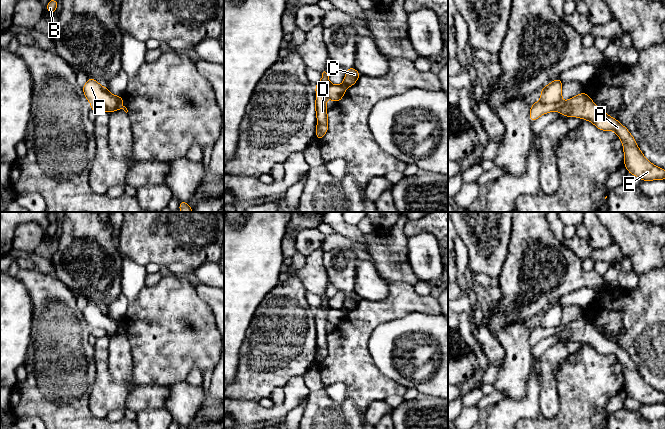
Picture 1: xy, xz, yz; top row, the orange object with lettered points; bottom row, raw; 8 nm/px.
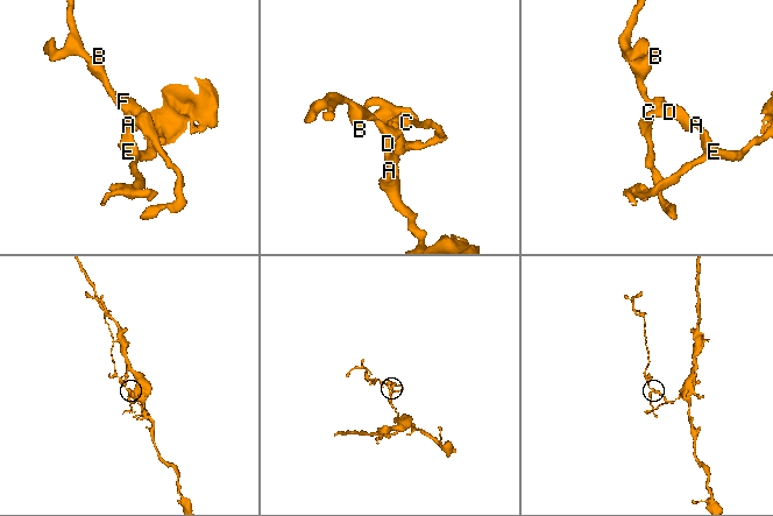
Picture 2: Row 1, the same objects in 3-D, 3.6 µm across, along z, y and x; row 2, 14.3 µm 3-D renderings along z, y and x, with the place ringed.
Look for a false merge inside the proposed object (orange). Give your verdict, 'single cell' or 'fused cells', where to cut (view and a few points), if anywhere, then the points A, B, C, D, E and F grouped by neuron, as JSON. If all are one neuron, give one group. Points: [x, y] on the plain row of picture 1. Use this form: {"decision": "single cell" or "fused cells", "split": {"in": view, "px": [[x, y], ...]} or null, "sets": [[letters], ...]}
{"decision": "fused cells", "split": {"in": "yz", "px": [[560, 324], [556, 327], [540, 326]]}, "sets": [["A", "C", "D", "E"], ["B", "F"]]}

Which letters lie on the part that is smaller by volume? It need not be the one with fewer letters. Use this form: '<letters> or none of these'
B, F

